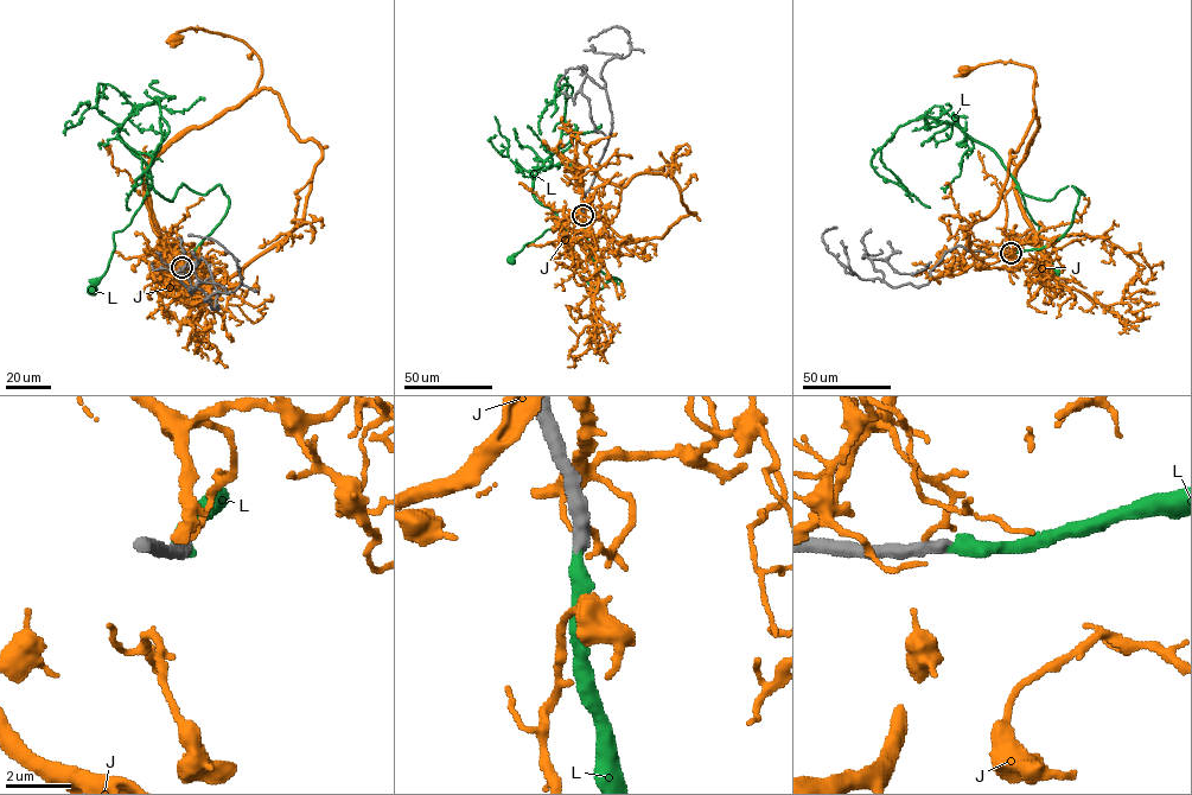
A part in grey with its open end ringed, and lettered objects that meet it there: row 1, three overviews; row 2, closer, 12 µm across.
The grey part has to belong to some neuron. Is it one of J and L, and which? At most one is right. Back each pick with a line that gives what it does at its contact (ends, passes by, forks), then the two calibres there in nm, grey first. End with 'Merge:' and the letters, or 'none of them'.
L: it ends; calibres 440 and 400 nm
Merge: L

